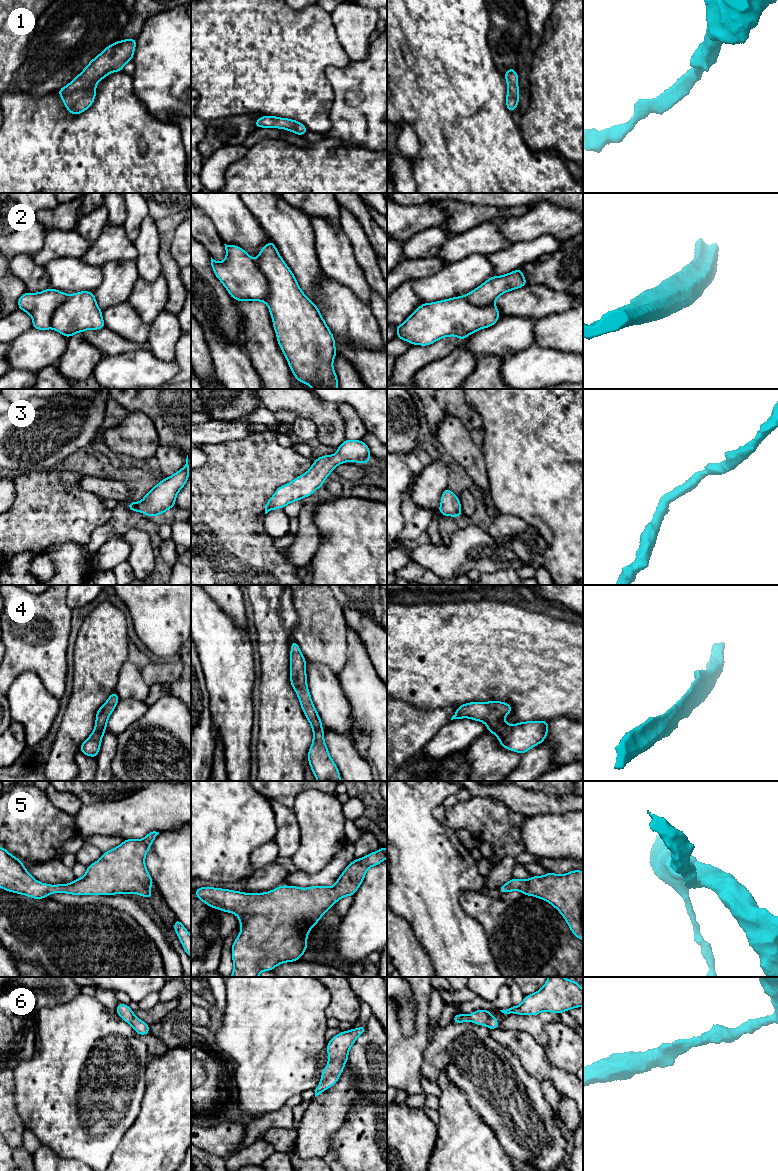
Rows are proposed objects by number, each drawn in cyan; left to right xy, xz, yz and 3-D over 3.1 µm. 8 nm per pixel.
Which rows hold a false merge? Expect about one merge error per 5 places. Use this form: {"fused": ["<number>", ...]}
{"fused": ["2"]}

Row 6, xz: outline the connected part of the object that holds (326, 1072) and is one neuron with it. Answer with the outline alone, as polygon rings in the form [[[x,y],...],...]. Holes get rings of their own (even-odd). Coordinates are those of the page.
[[[362,1025],[357,1029],[344,1031],[334,1036],[327,1044],[328,1065],[323,1068],[319,1087],[316,1088],[315,1097],[322,1094],[326,1089],[333,1086],[344,1070],[344,1064],[348,1062],[348,1052],[355,1043],[357,1037],[366,1031]]]

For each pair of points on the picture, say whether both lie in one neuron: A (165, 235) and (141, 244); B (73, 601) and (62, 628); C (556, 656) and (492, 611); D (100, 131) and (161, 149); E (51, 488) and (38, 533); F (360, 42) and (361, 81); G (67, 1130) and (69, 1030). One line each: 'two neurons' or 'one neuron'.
A: two neurons
B: two neurons
C: one neuron
D: one neuron
E: one neuron
F: two neurons
G: one neuron

